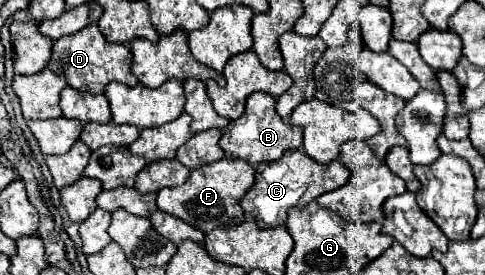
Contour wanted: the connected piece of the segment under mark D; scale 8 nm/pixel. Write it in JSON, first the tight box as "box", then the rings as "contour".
{"box":[47,25,137,95],"contour":[[[87,25],[79,33],[73,33],[69,37],[61,37],[53,43],[53,53],[51,53],[47,67],[55,75],[65,77],[69,87],[79,89],[79,91],[87,91],[91,95],[99,95],[105,91],[105,87],[111,81],[121,81],[129,87],[137,85],[137,77],[131,73],[131,61],[133,61],[133,55],[127,45],[107,43],[97,25]]]}

